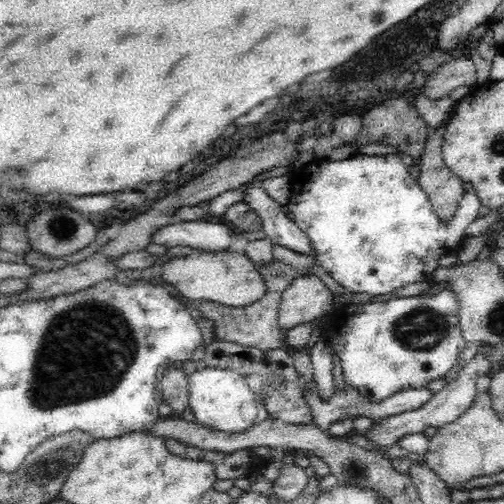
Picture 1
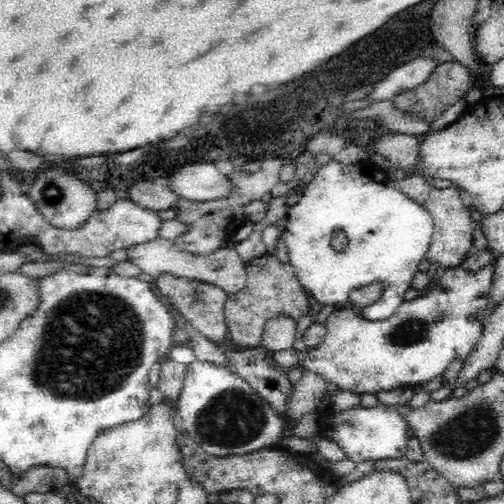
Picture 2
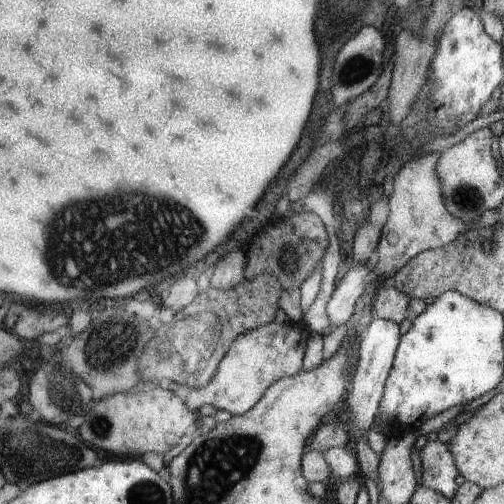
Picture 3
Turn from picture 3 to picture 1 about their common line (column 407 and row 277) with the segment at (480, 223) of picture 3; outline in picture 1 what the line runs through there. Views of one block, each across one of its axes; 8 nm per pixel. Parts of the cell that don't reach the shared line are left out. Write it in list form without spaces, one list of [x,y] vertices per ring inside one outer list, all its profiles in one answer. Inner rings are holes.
[[[228,250],[220,252],[196,252],[188,256],[174,256],[164,260],[158,266],[158,276],[164,282],[172,284],[182,296],[190,298],[190,302],[218,302],[224,306],[248,306],[258,302],[264,296],[266,286],[264,278],[256,270],[256,264],[246,258],[246,254],[238,254]]]

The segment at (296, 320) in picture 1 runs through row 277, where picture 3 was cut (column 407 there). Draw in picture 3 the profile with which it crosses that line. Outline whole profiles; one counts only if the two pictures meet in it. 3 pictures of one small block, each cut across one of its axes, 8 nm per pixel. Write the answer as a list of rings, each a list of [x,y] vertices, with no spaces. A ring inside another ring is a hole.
[[[387,284],[373,298],[371,310],[373,310],[375,320],[391,320],[391,322],[399,324],[403,318],[411,318],[409,310],[407,310],[407,302],[409,302],[407,296],[399,294],[393,288],[393,284]]]

